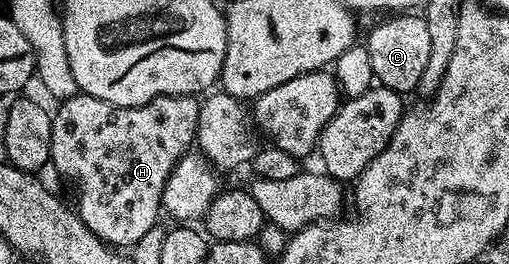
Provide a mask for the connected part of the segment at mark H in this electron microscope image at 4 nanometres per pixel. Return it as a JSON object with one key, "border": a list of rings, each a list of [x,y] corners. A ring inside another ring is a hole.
{"border":[[[77,92],[76,96],[65,97],[57,105],[60,106],[52,113],[50,165],[76,184],[74,205],[82,223],[86,223],[86,227],[90,227],[90,231],[94,231],[94,235],[98,235],[106,245],[138,244],[162,217],[166,183],[184,154],[193,148],[200,101],[192,95],[166,95],[127,109],[88,93]]]}

